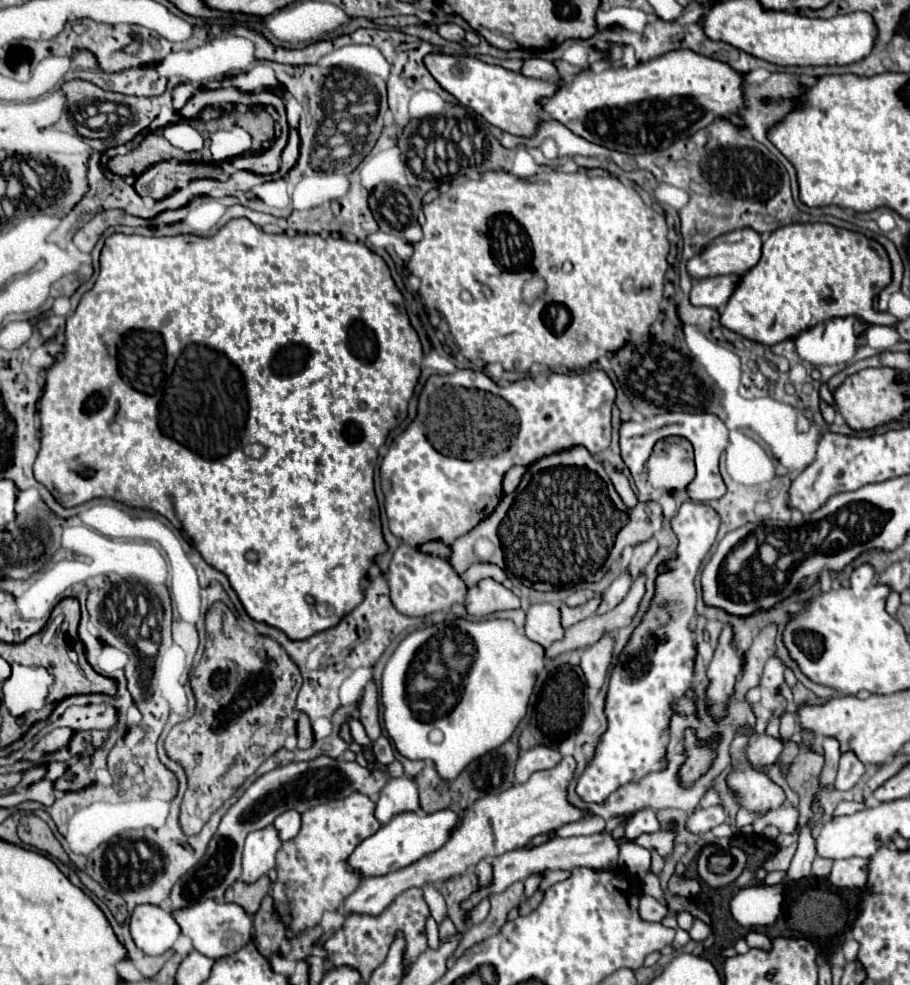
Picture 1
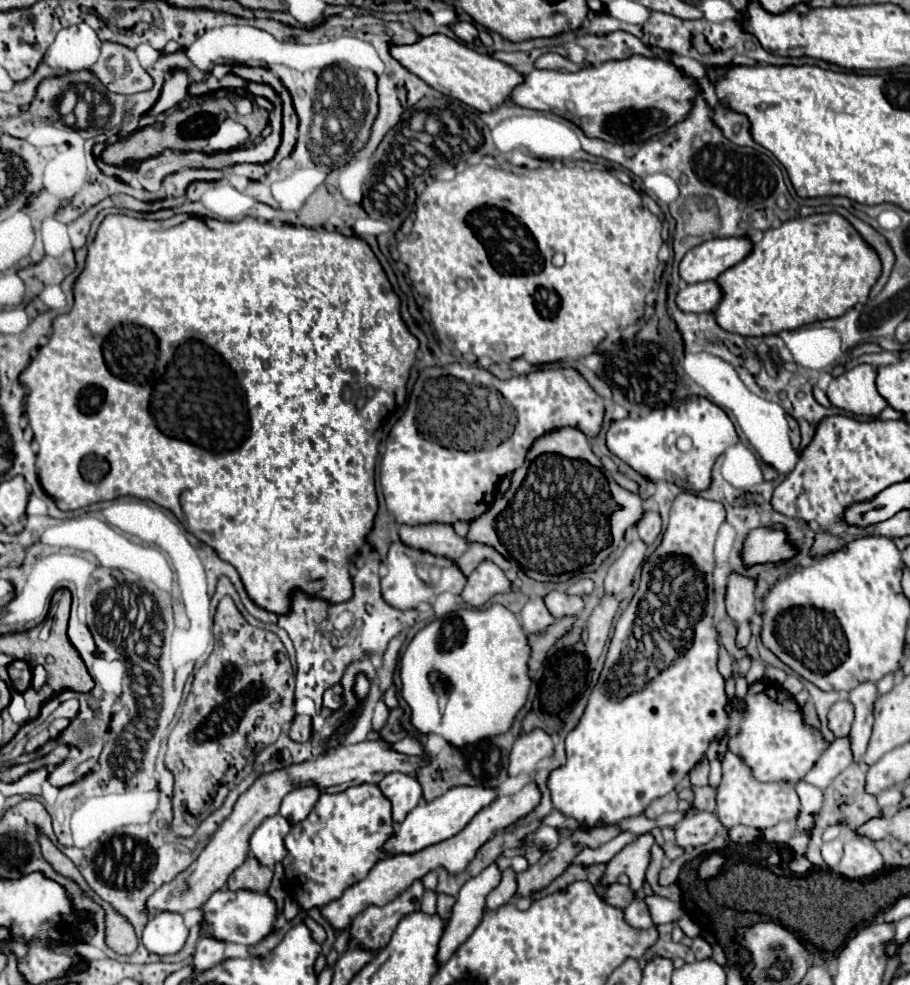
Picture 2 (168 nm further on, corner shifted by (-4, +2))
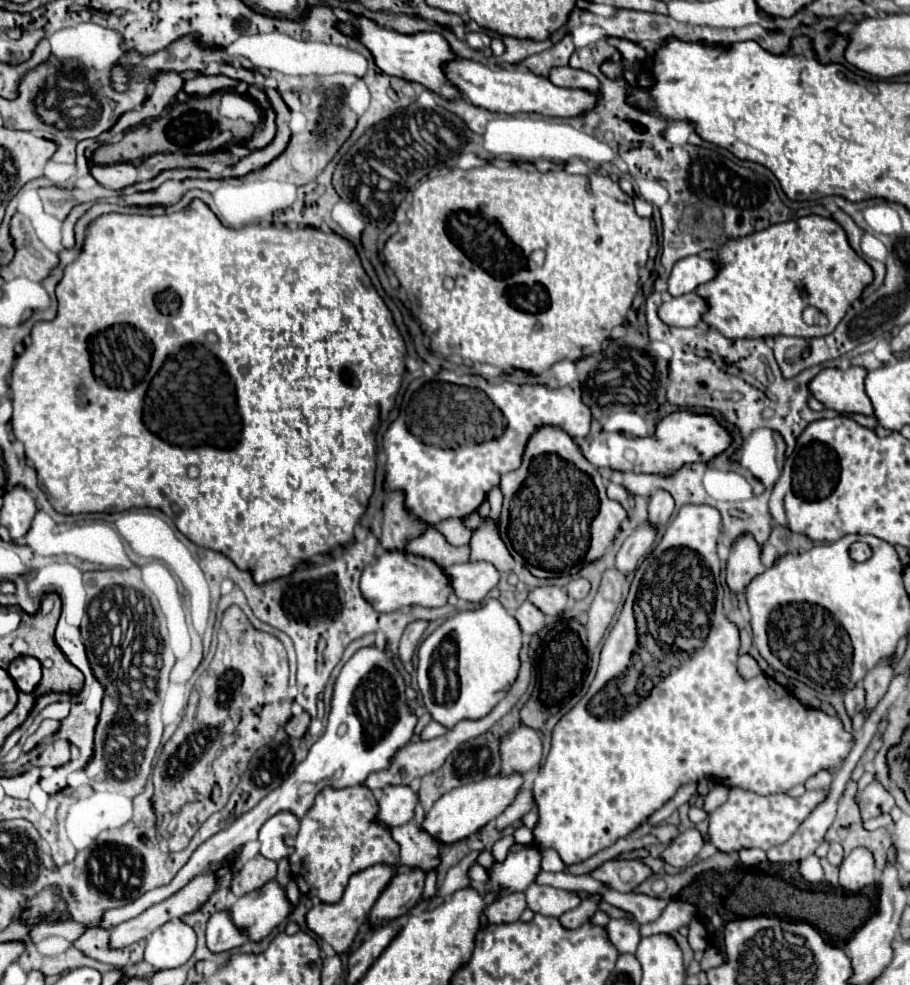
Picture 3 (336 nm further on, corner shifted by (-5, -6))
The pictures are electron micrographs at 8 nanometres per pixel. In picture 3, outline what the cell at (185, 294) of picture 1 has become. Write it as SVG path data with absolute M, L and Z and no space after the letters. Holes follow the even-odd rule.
M195 198L187 208L173 212L173 214L163 214L163 216L103 214L103 216L95 218L89 224L89 234L85 236L81 256L75 262L71 262L69 266L65 266L63 278L55 286L55 294L57 294L57 316L49 322L35 322L33 324L31 344L25 346L25 352L15 358L9 386L13 390L13 416L11 416L13 436L19 442L23 442L25 456L27 456L27 460L33 462L33 466L37 470L39 484L43 486L43 490L59 504L55 505L55 508L59 510L57 512L64 515L77 515L81 512L123 512L129 508L155 508L155 492L163 490L165 498L179 508L179 516L171 516L175 526L179 528L179 532L183 536L187 536L193 544L201 544L203 548L211 548L211 550L225 554L227 558L231 558L235 562L235 566L241 566L241 570L253 570L253 578L257 584L273 580L273 578L281 578L281 574L289 574L289 570L295 570L297 566L301 566L303 560L307 560L315 554L325 554L331 548L347 544L353 540L353 528L359 524L361 514L367 510L367 502L369 502L369 496L373 492L373 476L375 476L375 448L373 448L375 446L375 430L373 428L377 426L377 420L379 420L379 408L385 402L391 402L391 404L395 402L395 396L397 396L399 386L401 386L401 378L405 374L403 338L397 332L397 326L393 322L389 308L385 306L385 302L381 300L381 296L373 288L369 276L365 274L365 270L359 262L359 256L355 254L353 244L349 244L347 240L343 240L337 234L325 234L319 228L289 230L289 228L275 228L275 226L261 226L261 224L245 226L239 230L225 228L219 222L219 218L211 212L211 208L205 202ZM161 294L163 294L163 310L157 306L157 296L161 296ZM209 334L217 336L217 340L213 344L207 342Z

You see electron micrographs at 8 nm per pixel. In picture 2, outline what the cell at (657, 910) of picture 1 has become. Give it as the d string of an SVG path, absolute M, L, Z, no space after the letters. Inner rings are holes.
M636 898L632 904L626 906L624 910L626 914L626 922L630 926L636 926L636 928L650 928L654 922L652 922L652 916L650 916L650 908L648 904L644 902L644 898Z

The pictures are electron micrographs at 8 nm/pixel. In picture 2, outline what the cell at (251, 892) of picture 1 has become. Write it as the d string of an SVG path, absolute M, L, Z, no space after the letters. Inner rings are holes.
M248 858L230 878L230 890L250 890L250 892L266 892L272 882L272 870L260 866L256 858Z

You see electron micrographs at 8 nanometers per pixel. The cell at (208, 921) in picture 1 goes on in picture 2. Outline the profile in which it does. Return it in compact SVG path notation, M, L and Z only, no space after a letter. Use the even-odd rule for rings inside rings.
M218 890L210 896L210 900L202 906L202 934L206 938L214 938L226 944L242 944L254 946L262 938L272 932L272 924L276 920L276 904L264 892L250 890Z

